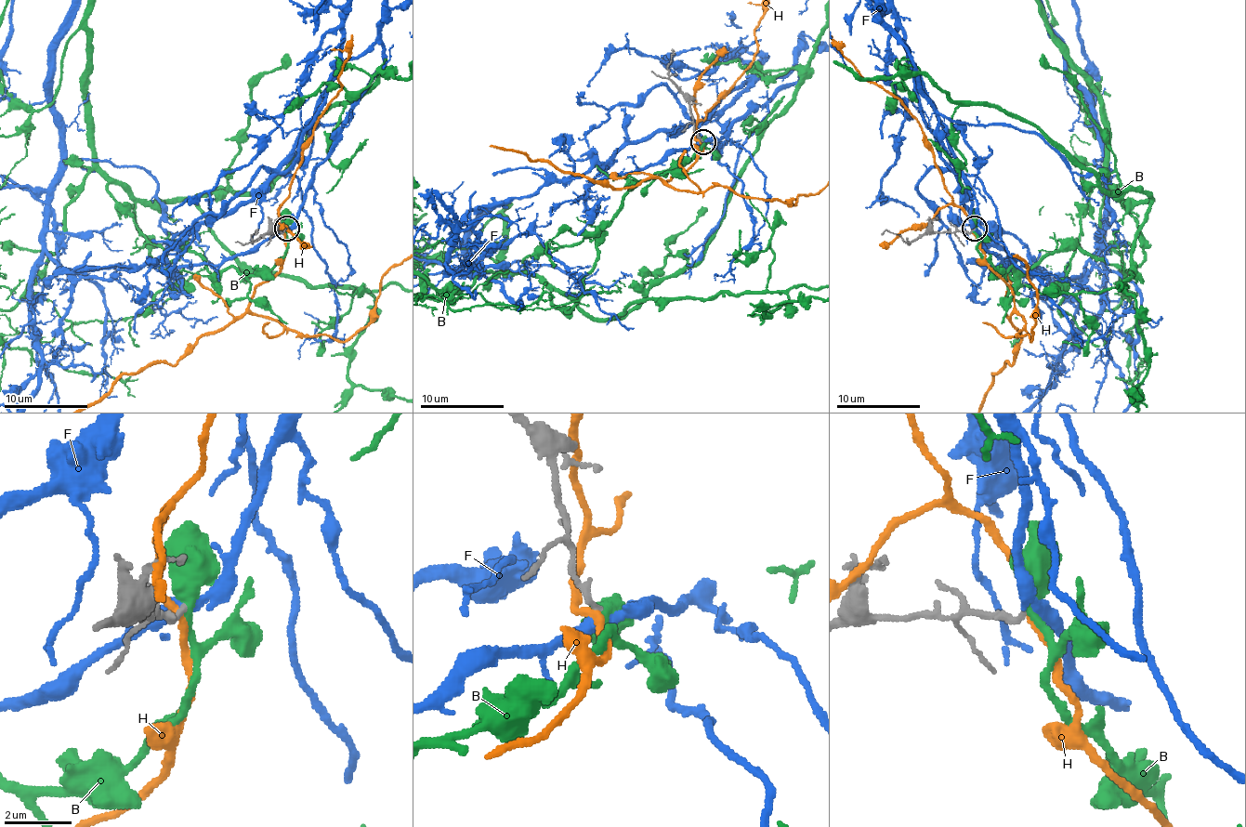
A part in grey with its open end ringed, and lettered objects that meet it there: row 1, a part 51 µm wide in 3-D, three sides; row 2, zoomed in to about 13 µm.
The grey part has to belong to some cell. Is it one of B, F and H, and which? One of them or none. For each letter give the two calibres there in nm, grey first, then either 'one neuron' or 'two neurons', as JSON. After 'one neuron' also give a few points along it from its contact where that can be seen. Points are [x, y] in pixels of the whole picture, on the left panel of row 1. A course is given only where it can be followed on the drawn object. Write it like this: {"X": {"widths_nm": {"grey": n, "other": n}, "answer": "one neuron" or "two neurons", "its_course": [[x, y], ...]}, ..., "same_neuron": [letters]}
{"B": {"widths_nm": {"grey": 200, "other": 440}, "answer": "two neurons"}, "F": {"widths_nm": {"grey": 190, "other": 360}, "answer": "two neurons"}, "H": {"widths_nm": {"grey": 240, "other": 200}, "answer": "two neurons"}, "same_neuron": []}

